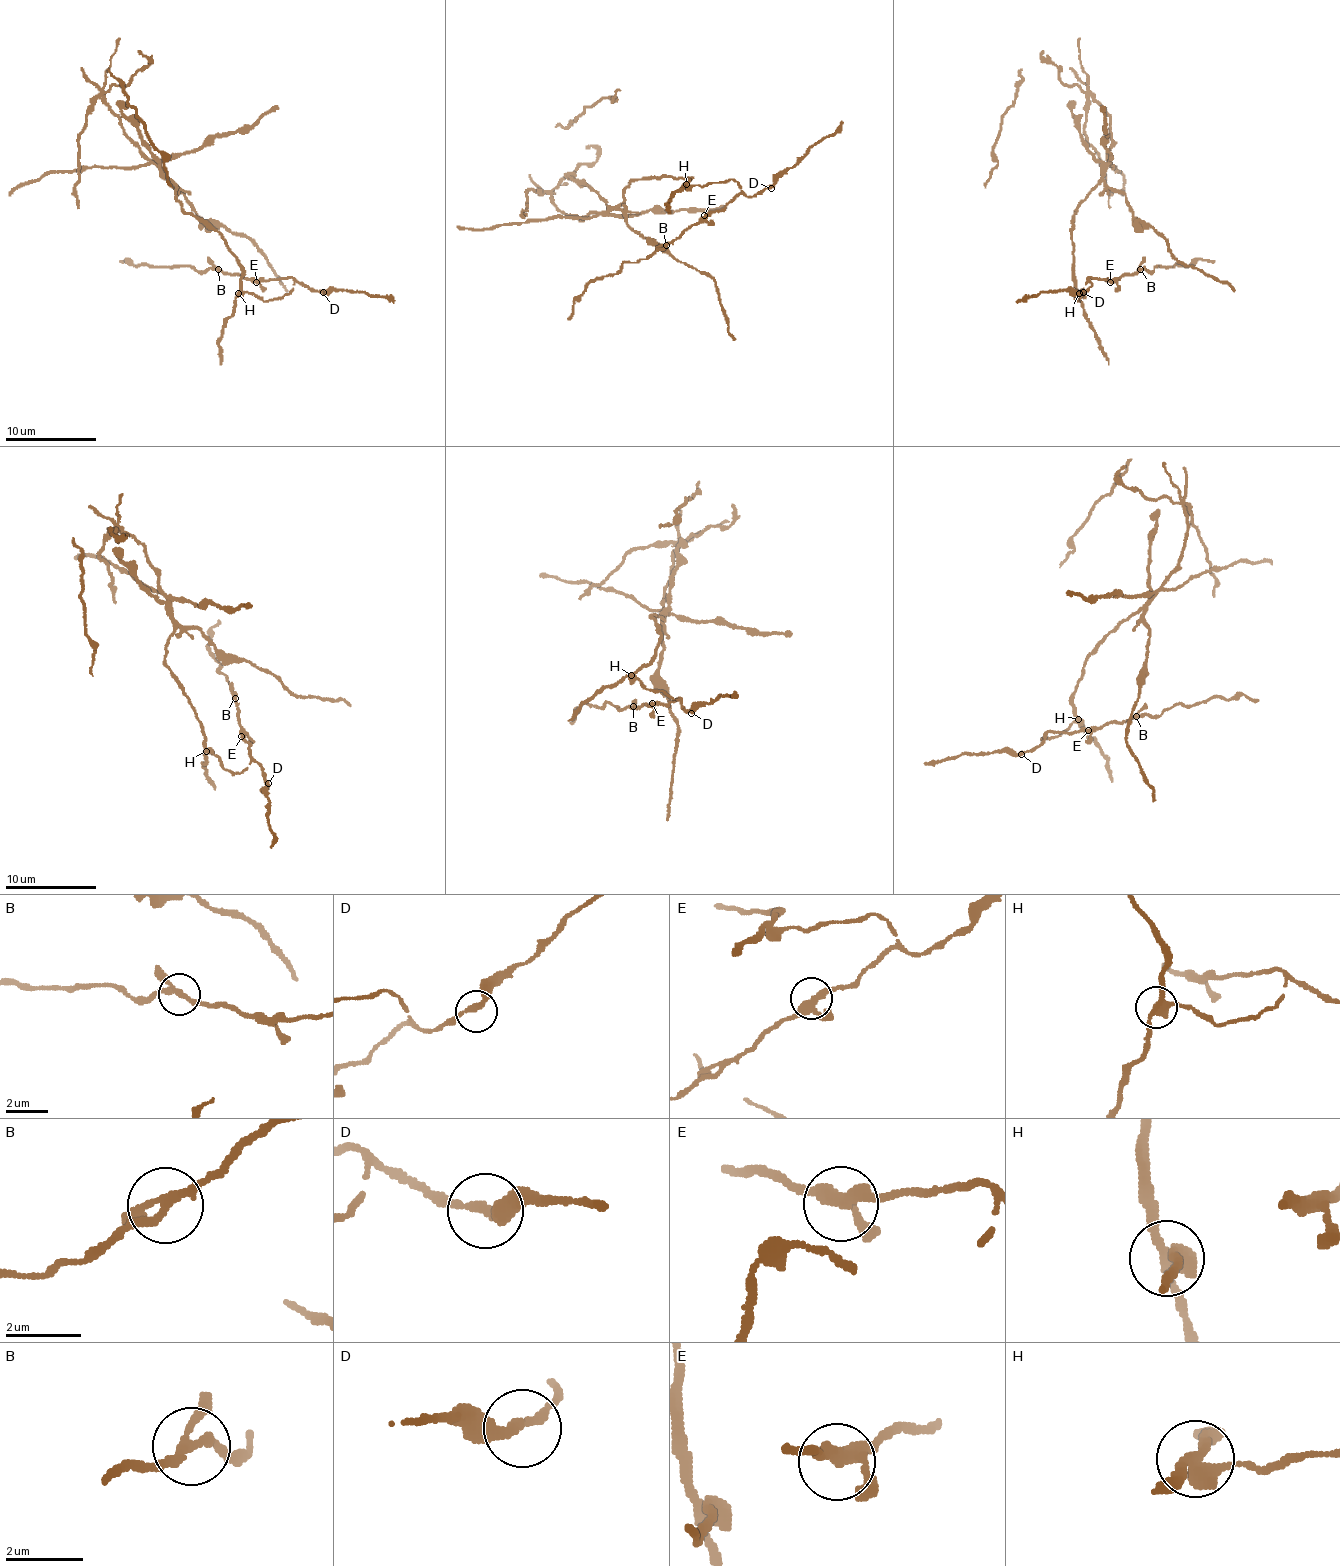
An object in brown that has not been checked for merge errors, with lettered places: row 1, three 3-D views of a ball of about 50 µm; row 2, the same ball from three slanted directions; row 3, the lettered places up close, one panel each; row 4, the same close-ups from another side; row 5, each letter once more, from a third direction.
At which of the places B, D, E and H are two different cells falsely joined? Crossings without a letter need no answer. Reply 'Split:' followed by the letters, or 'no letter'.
Split: H

